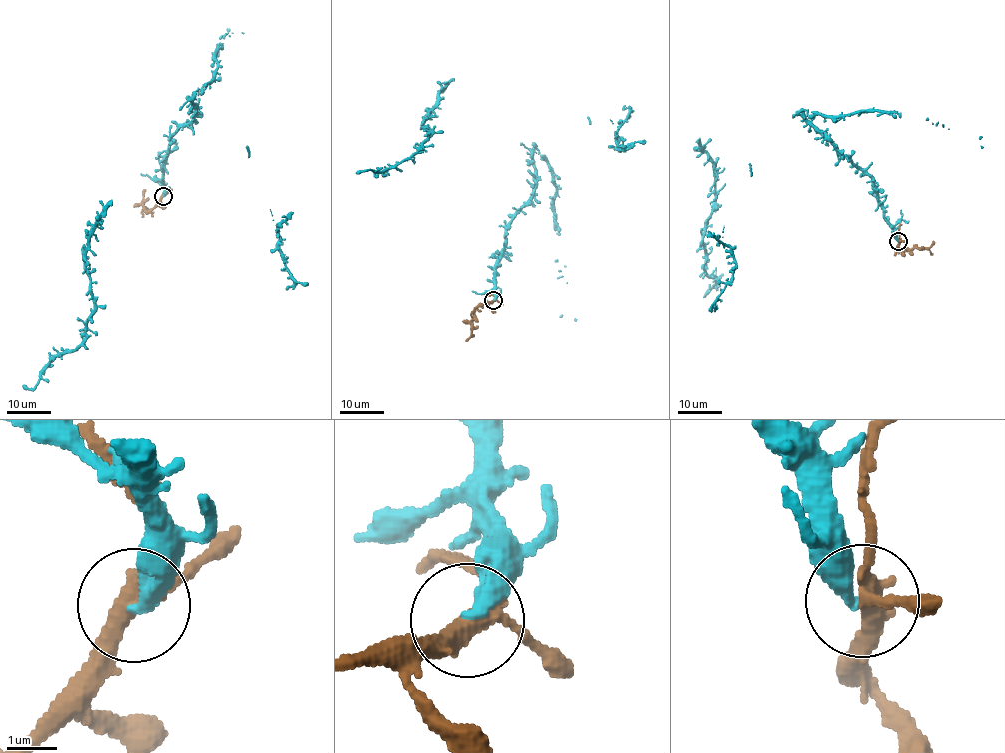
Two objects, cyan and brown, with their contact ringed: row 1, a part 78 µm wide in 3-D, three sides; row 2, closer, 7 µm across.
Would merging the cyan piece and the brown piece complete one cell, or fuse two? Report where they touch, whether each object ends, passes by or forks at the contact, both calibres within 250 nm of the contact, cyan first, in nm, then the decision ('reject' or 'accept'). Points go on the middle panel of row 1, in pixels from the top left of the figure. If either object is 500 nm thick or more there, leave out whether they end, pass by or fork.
at (493, 300); cyan ends there; brown forks there; 320 nm thick on the cyan side, 320 nm on the other; accept

